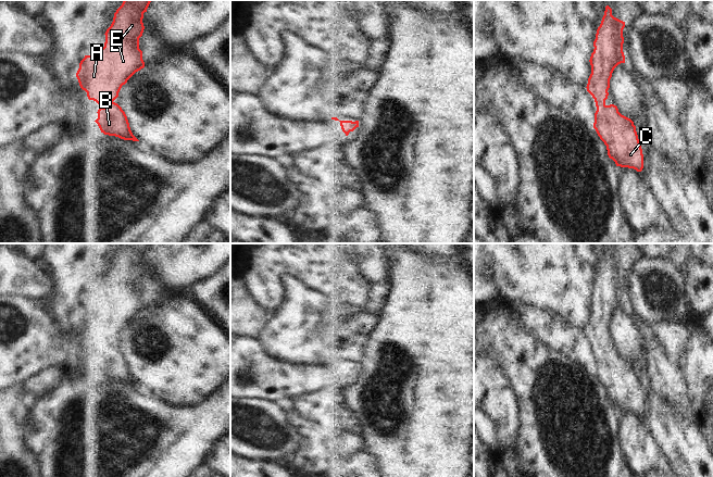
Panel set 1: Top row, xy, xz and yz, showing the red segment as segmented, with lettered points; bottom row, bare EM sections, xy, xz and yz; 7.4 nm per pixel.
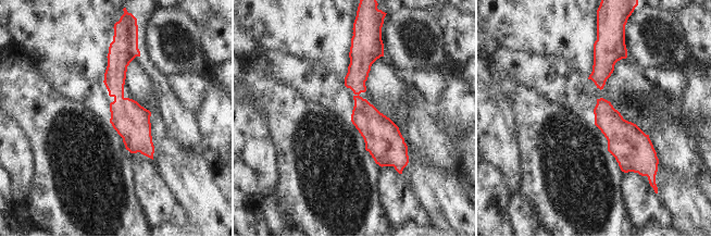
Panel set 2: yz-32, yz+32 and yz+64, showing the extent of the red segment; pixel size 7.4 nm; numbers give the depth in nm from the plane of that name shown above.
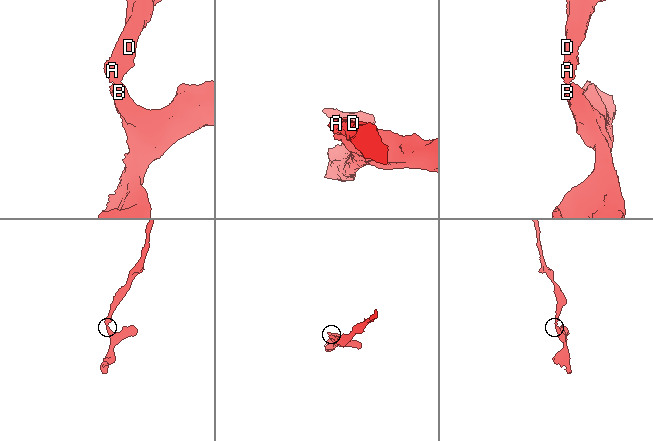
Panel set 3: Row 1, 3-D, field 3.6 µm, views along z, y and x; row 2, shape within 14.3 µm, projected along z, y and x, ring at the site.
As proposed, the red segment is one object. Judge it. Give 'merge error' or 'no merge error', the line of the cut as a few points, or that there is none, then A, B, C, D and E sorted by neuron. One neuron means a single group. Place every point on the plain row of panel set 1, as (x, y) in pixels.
no merge error | no cut | A B C D E

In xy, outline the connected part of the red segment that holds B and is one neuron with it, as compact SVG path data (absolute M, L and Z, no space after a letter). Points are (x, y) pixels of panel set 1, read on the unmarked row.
M124 243L114 256L113 265L105 275L104 290L96 293L92 299L85 299L76 316L79 329L87 336L89 343L96 344L100 351L95 364L101 376L124 384L139 385L132 376L125 355L114 346L123 328L138 314L145 311L142 294L139 292L139 281L145 269L143 256L151 243Z

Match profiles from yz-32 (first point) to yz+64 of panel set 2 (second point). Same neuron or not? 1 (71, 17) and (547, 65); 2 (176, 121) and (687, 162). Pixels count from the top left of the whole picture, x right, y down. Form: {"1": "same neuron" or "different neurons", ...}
{"1": "different neurons", "2": "same neuron"}

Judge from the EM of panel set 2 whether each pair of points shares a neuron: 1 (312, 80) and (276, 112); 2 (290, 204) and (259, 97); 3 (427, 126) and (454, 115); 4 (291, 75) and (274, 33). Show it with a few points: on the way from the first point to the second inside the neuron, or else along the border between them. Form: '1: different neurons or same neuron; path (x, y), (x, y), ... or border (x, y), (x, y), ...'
1: different neurons; border (276, 77), (292, 86), (306, 98), (321, 103)
2: same neuron; path (290, 177), (290, 128), (286, 124)
3: different neurons; border (433, 109), (446, 135), (447, 146)
4: different neurons; border (258, 47), (277, 50), (308, 60)

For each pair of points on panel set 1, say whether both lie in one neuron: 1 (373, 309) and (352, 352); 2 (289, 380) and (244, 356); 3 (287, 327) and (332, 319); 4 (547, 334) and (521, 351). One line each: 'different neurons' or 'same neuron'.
1: same neuron
2: same neuron
3: different neurons
4: different neurons

